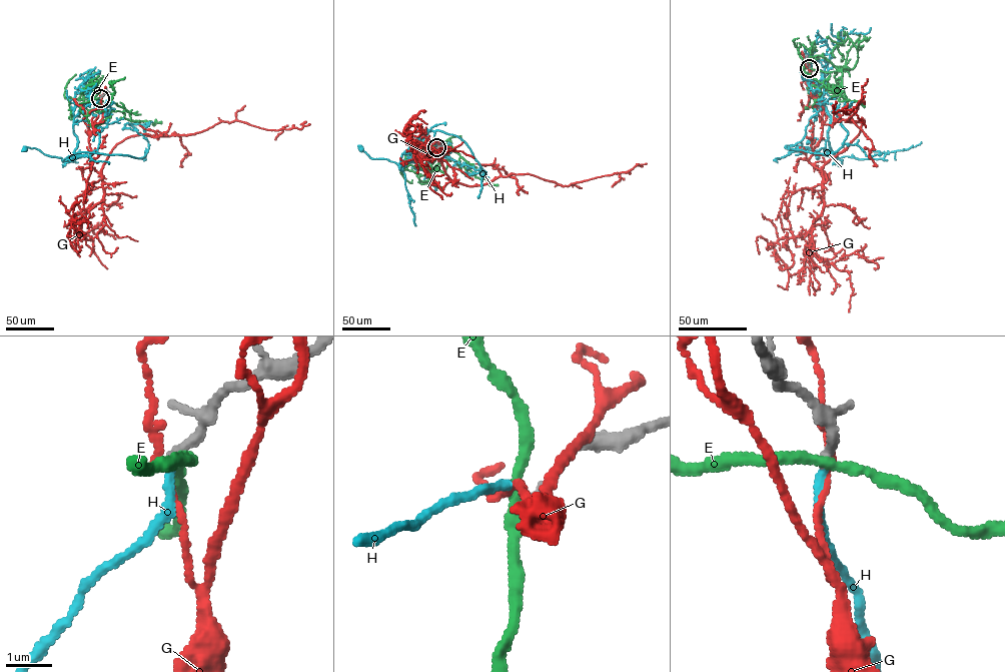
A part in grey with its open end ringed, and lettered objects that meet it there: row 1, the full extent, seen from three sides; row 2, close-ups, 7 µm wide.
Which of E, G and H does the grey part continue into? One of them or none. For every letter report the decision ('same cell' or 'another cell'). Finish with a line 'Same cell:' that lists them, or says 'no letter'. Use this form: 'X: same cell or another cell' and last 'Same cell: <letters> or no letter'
E: another cell
G: another cell
H: same cell
Same cell: H

